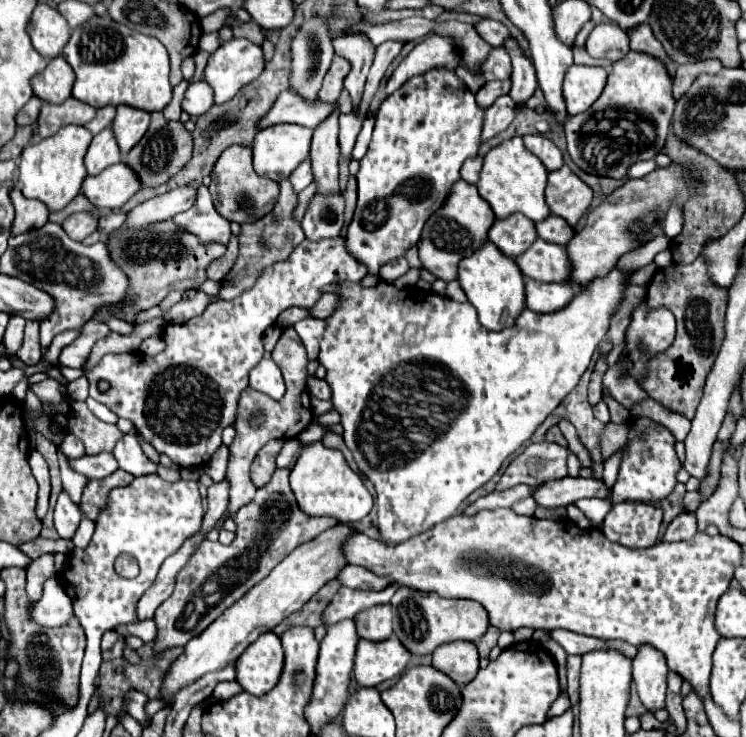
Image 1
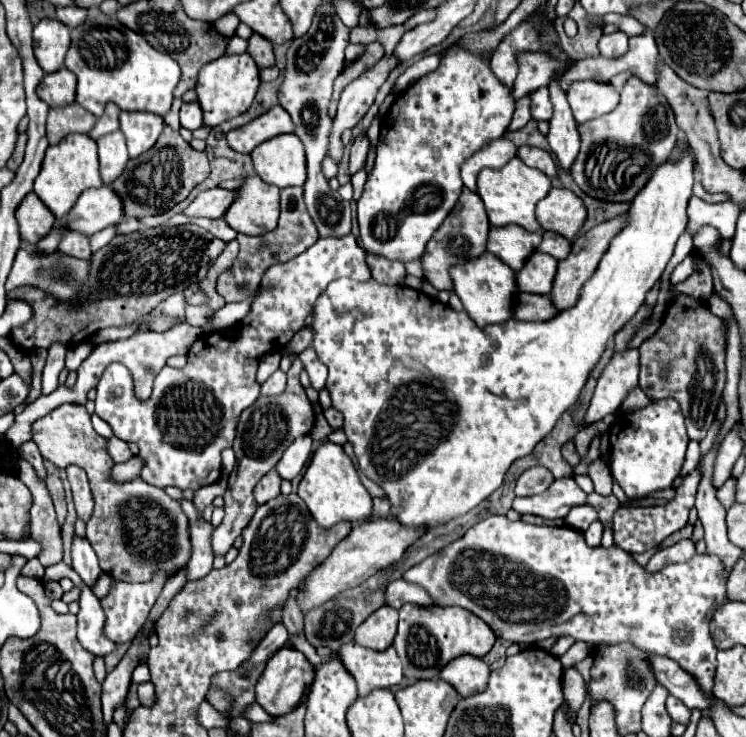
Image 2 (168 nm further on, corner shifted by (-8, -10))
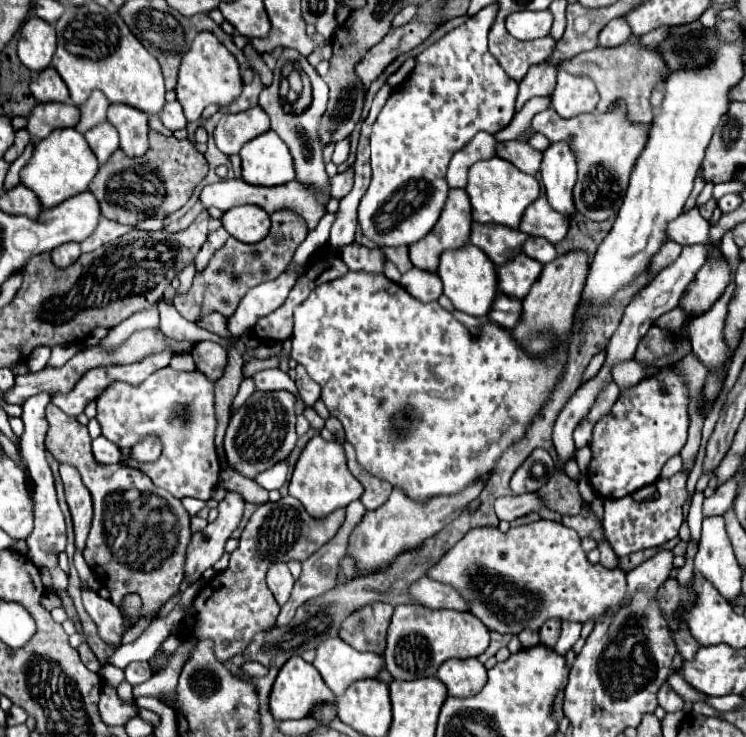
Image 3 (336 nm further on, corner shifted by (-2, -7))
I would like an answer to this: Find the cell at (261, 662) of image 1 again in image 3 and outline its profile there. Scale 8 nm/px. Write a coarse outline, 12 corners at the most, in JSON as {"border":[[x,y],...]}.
{"border":[[292,656],[268,700],[274,720],[308,716],[334,694],[312,664]]}

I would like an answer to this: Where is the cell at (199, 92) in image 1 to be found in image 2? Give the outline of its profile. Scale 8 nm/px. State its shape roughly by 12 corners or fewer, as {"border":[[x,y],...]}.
{"border":[[196,101],[182,105],[180,125],[190,131],[202,127]]}

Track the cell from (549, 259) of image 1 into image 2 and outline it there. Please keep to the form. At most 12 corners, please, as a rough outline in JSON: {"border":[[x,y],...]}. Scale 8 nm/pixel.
{"border":[[534,251],[516,273],[518,291],[548,295],[556,259]]}

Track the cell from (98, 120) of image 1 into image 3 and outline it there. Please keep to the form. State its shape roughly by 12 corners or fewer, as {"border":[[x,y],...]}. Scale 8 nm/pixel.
{"border":[[94,90],[80,106],[76,130],[84,134],[106,122],[108,106],[102,92]]}

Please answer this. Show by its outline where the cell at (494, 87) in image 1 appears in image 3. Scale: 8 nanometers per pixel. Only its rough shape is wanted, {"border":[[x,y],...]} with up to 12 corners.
{"border":[[632,38],[562,60],[590,78],[600,112],[624,98],[630,120],[654,118],[650,92],[668,68]]}

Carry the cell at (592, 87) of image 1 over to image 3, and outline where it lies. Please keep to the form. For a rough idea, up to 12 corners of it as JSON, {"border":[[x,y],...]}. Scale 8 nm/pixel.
{"border":[[558,72],[552,108],[562,118],[594,112],[590,78]]}

